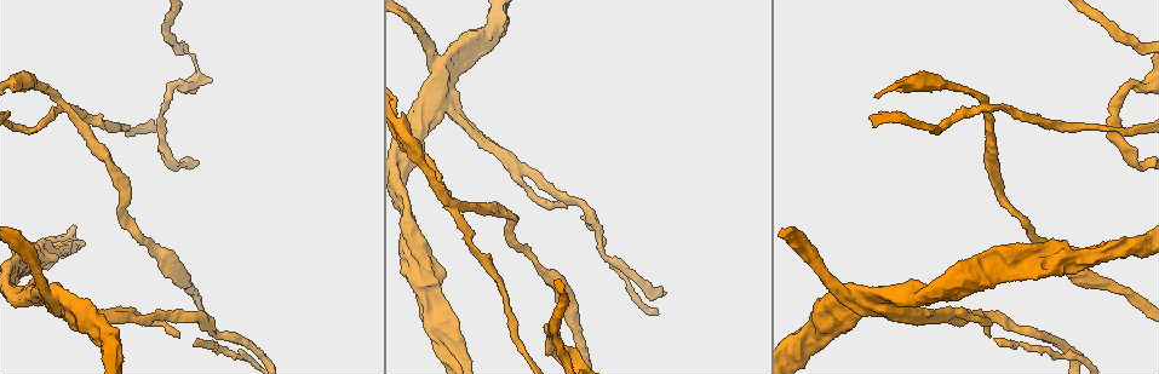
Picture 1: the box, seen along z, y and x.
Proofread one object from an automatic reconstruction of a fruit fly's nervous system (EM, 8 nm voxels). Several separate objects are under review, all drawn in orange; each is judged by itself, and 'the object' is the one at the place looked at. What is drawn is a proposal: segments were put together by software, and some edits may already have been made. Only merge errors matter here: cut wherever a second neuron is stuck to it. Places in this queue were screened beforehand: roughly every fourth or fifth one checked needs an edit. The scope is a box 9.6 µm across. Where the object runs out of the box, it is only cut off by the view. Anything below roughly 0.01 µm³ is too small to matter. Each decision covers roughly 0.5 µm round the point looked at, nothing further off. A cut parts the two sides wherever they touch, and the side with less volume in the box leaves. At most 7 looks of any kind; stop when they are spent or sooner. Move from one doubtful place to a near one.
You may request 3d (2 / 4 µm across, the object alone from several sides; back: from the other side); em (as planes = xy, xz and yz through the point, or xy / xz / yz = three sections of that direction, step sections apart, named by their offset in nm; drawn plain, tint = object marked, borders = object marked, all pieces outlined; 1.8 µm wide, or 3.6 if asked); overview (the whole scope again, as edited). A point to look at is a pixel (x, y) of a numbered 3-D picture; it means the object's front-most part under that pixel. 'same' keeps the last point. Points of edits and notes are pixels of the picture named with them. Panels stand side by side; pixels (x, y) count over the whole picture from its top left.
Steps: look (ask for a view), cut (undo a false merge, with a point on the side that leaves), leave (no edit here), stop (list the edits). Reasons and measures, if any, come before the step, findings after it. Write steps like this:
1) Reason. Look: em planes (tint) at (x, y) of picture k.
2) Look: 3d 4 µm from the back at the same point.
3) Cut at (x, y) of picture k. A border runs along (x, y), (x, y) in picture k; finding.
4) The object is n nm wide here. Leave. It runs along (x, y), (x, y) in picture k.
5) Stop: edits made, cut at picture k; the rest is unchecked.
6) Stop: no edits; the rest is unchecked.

Side arm on a straight run. Look: em planes (tint) at (942, 318) of picture 1.

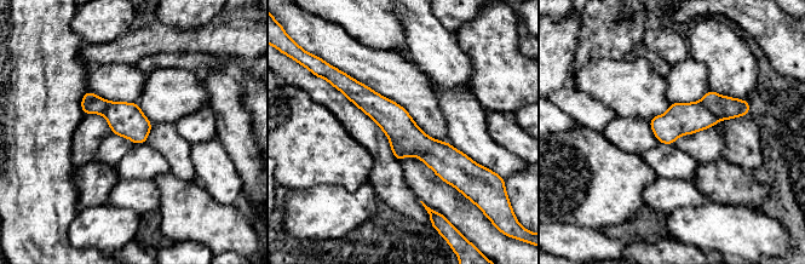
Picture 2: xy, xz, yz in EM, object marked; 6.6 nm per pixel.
Leave. Continuous, no second neuron.

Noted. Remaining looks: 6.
Abrupt turn. Look: em planes (tint) at (420, 253) of picture 1.

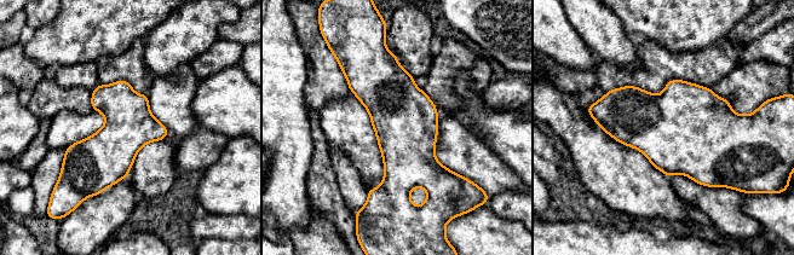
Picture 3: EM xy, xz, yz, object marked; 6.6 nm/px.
Leave. Continuous, no second neuron.

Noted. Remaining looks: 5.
Narrows sharply. Look: em planes (tint) at (846, 294) of picture 1.

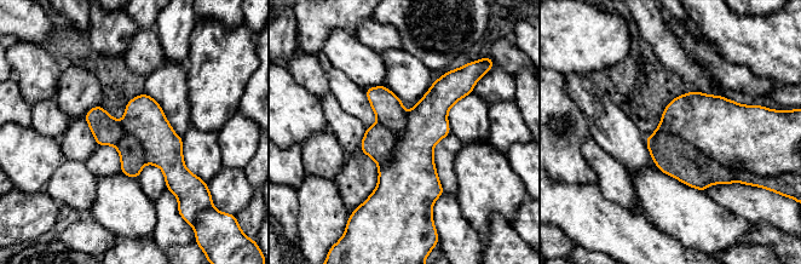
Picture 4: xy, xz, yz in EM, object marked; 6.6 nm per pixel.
The object is 380 nm wide here. Cut at (676, 158) of picture 4. The part that leaves runs along (88, 115), (131, 153), (134, 174) in picture 4; a second neuron is stuck on.

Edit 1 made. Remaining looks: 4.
Stop: edits made, cut at picture 4; the rest is unchecked.

